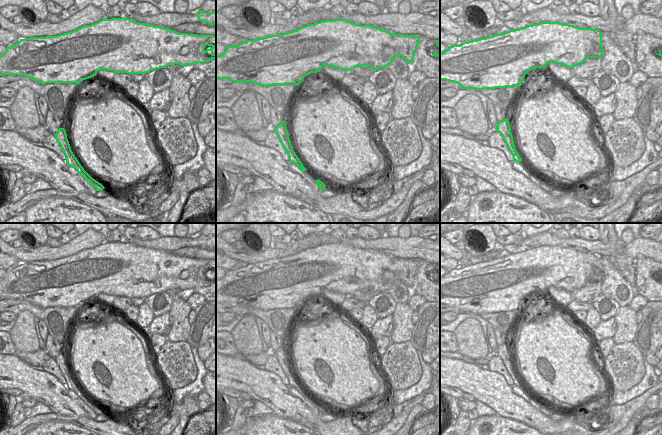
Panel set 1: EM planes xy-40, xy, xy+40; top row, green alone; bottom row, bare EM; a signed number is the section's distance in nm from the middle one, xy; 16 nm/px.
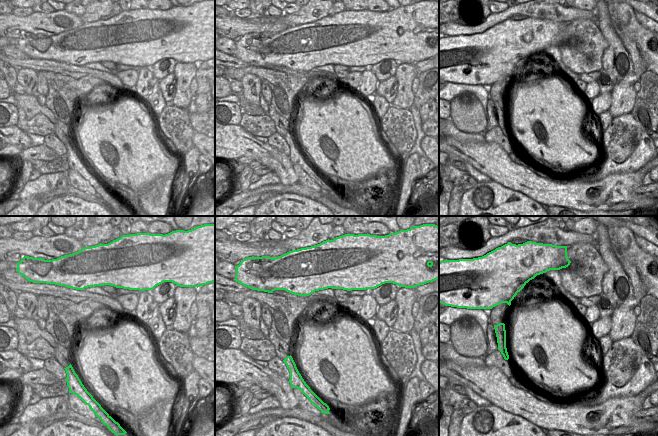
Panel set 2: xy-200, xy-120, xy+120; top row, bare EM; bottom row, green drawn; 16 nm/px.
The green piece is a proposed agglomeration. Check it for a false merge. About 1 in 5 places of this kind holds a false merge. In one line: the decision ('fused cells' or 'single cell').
fused cells

